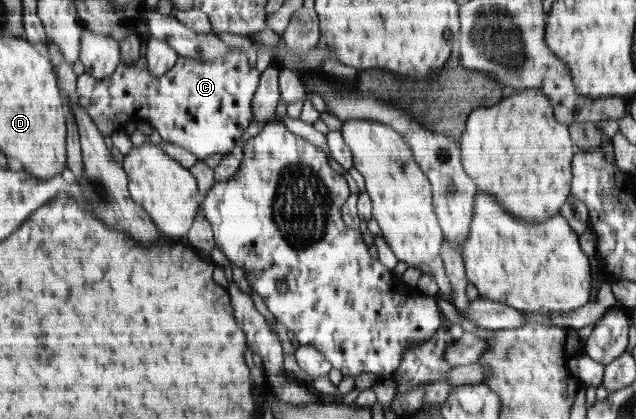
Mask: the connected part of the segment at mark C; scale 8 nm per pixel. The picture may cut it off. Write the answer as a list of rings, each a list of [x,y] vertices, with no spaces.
[[[237,49],[229,50],[225,57],[219,56],[207,61],[180,55],[174,67],[161,77],[155,77],[148,69],[147,58],[140,57],[132,66],[121,61],[117,69],[103,79],[87,73],[80,75],[79,105],[87,110],[87,115],[94,121],[99,133],[103,133],[103,137],[125,131],[126,124],[131,121],[144,121],[157,129],[165,142],[177,144],[203,161],[217,153],[236,153],[234,150],[238,149],[237,143],[253,123],[253,99],[262,83],[262,73],[263,69],[259,69],[255,61],[248,61],[245,53]]]

